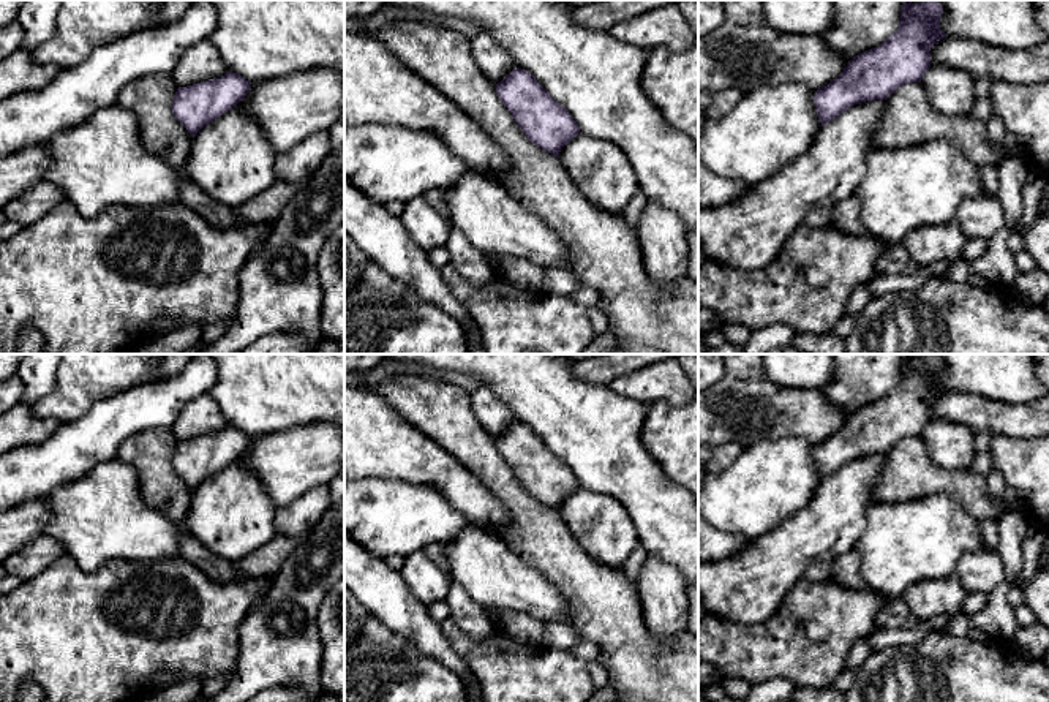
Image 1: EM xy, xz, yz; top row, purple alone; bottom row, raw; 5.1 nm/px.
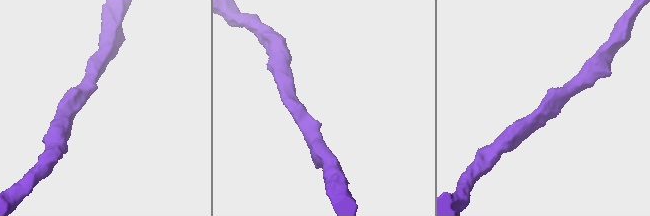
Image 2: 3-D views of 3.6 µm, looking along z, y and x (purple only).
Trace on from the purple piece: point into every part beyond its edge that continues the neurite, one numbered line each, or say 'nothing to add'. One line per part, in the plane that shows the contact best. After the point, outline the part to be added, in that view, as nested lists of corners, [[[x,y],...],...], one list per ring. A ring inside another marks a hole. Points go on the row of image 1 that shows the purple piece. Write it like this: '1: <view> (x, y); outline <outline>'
nothing to add

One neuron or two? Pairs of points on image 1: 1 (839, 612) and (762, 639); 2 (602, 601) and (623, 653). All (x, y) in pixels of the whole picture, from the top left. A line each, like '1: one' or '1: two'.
1: one
2: one

